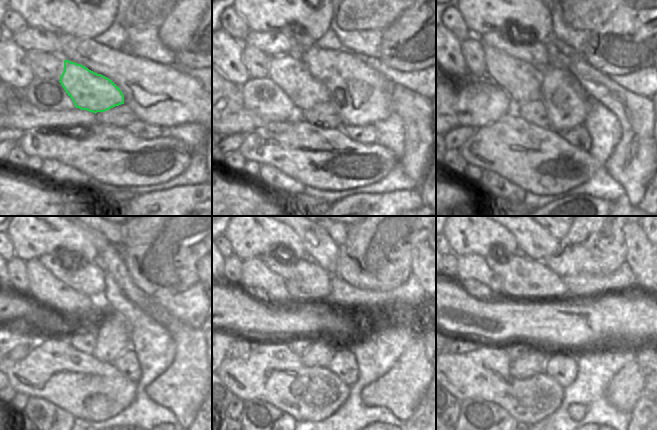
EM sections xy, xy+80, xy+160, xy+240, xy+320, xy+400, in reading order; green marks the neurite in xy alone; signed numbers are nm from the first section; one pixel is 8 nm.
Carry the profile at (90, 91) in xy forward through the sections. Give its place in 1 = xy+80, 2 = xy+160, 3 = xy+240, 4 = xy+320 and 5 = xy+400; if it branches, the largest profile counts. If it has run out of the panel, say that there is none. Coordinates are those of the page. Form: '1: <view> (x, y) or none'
1: xy+80 (289, 72)
2: xy+160 (522, 81)
3: xy+240 (43, 287)
4: xy+320 (257, 276)
5: xy+400 (473, 268)

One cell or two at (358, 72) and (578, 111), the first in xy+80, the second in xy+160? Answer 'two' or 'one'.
one

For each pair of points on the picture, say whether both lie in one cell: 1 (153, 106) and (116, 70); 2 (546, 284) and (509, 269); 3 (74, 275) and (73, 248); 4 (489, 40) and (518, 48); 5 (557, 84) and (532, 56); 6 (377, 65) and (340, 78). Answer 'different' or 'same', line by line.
1: same
2: same
3: different
4: same
5: different
6: different

